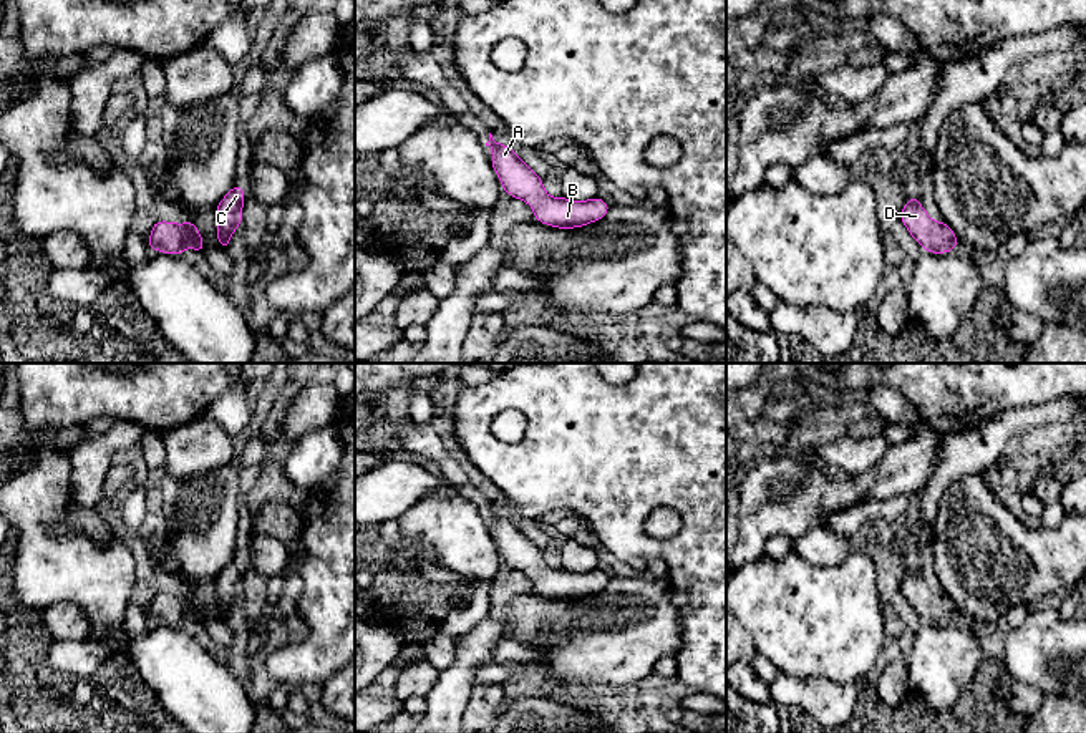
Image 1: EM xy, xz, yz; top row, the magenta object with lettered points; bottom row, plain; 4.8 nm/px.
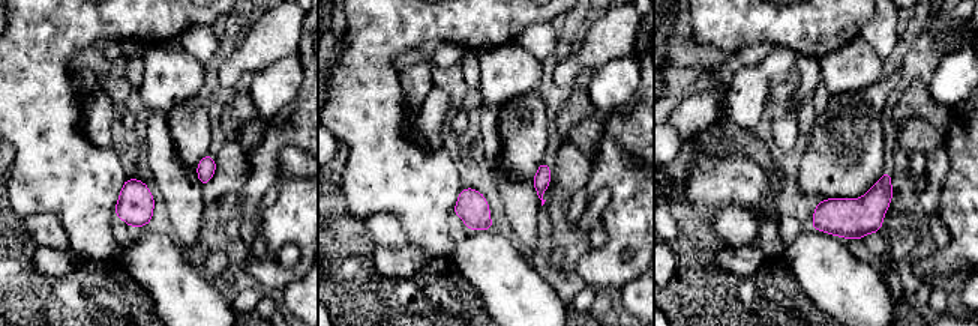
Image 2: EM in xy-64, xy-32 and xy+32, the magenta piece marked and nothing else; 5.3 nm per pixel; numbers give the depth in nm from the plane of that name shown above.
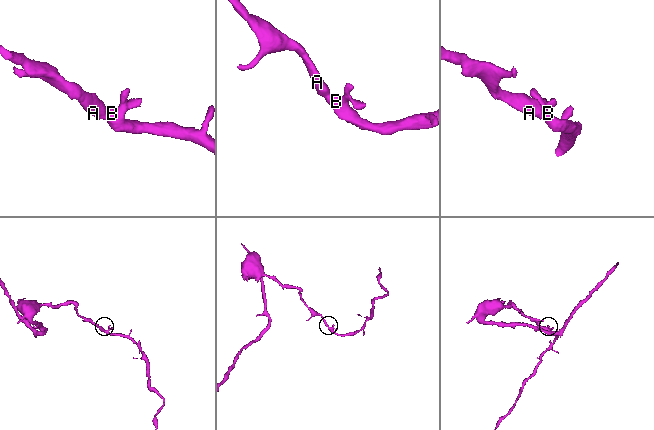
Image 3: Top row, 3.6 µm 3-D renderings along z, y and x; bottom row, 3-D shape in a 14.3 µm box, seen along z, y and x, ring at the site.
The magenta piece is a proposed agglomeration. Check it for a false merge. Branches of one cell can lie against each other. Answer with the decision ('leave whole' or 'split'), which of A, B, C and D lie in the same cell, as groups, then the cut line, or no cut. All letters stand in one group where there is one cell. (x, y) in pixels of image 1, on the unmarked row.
leave whole | A B C D | no cut

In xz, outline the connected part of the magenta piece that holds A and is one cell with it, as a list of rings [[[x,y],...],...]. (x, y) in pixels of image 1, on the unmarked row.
[[[489,504],[486,517],[492,522],[491,536],[502,561],[516,570],[522,570],[534,582],[534,590],[557,600],[575,600],[607,587],[610,577],[600,570],[570,572],[550,569],[544,562],[544,552],[504,516],[499,516]]]

